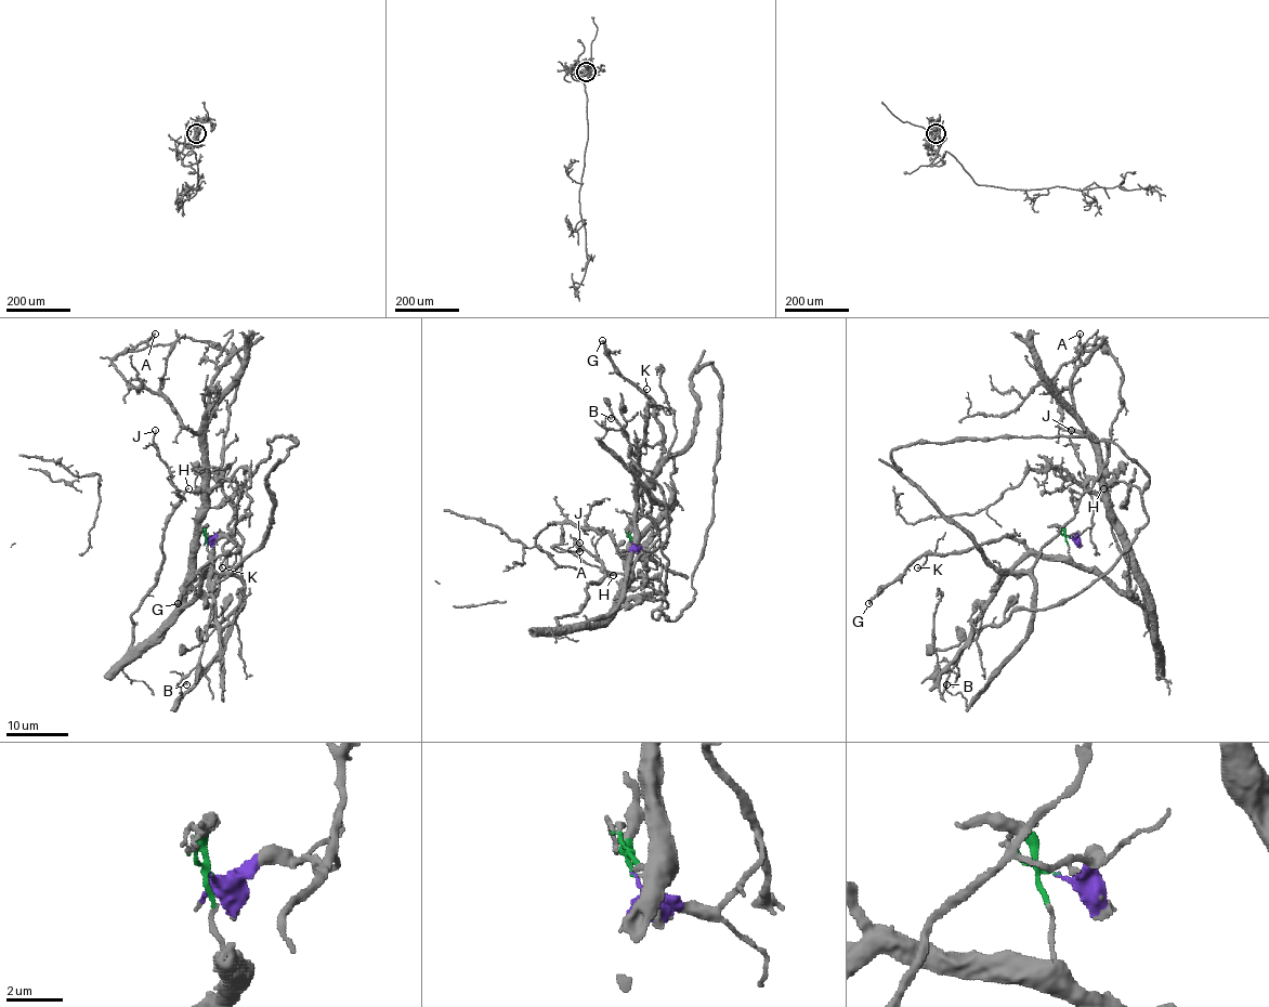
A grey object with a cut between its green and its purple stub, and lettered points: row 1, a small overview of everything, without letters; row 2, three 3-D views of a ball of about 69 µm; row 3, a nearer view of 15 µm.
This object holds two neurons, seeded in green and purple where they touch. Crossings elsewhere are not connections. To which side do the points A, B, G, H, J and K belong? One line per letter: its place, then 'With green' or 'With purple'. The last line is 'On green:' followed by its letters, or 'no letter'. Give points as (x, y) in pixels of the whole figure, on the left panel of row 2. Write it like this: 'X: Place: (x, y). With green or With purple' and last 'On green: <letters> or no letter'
A: Place: (155, 334). With purple
B: Place: (186, 684). With purple
G: Place: (178, 603). With green
H: Place: (188, 488). With green
J: Place: (155, 430). With green
K: Place: (222, 567). With green
On green: G, H, J, K

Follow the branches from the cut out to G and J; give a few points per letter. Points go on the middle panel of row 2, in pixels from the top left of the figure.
G: (631, 541), (629, 537), (636, 538), (636, 496), (661, 456), (663, 424), (656, 406), (617, 369), (601, 340)
J: (631, 541), (622, 600), (592, 623), (558, 629), (555, 618), (581, 609), (590, 584), (604, 575), (579, 544)

